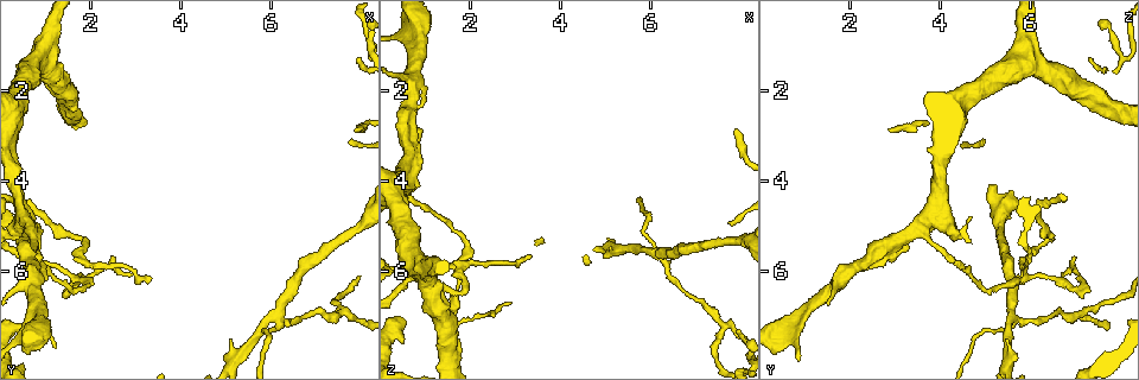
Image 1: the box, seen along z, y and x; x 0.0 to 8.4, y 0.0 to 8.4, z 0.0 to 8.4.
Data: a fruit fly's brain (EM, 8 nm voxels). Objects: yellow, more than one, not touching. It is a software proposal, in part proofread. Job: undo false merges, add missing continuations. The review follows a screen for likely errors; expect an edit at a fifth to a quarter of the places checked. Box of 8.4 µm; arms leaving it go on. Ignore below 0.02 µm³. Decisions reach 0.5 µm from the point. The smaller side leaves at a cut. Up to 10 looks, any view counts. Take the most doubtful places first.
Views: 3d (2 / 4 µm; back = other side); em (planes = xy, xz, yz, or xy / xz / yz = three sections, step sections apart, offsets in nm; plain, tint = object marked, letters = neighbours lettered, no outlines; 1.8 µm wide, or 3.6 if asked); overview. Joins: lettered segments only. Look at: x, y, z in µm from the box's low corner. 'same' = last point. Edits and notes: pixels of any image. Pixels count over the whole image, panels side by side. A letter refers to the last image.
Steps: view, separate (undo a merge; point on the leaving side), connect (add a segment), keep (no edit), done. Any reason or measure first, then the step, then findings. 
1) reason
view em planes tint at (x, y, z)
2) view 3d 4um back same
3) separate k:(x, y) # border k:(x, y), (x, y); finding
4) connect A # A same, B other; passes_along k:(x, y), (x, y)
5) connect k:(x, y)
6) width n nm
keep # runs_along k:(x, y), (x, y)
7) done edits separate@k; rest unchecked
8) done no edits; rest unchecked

side arm on a straight run
view em planes letters at (7.50, 6.95, 7.10)

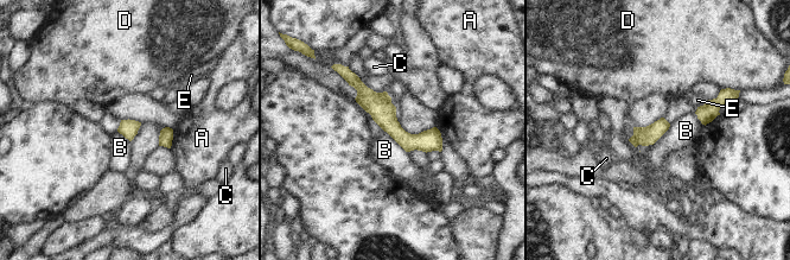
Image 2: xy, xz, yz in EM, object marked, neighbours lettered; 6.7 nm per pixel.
width 120 nm
keep # A other, B other, C other, D other, E other; runs_along 2:(348, 75), (407, 141), (439, 147); one neuron here

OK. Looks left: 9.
four arms meet
view 3d 4um at (0.65, 4.95, 3.65)

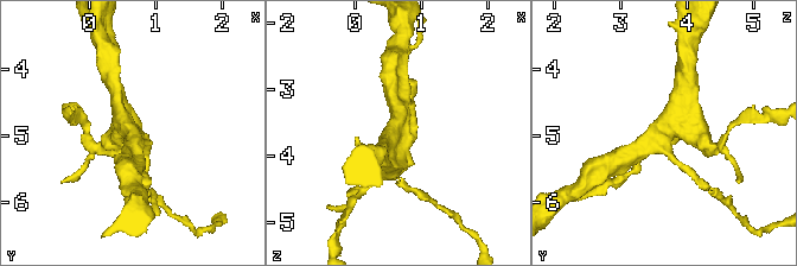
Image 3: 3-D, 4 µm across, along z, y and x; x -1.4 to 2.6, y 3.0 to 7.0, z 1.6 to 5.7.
view em planes plain at (0.65, 4.95, 3.65)

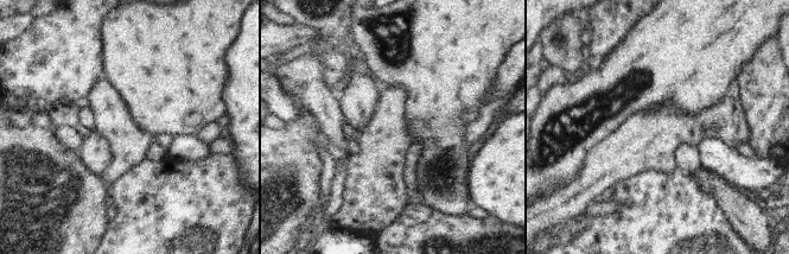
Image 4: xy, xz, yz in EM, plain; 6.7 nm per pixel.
view em planes letters same

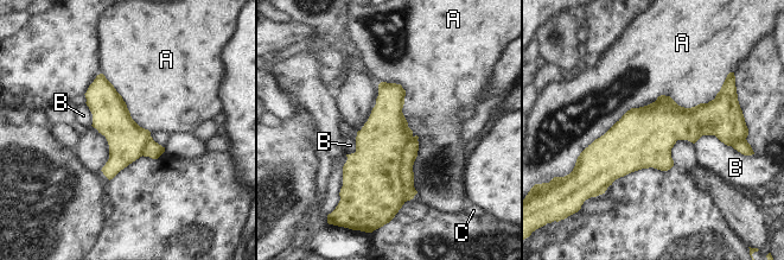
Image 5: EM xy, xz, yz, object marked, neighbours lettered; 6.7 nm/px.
separate 5:(409, 153) # A other, B other, C other; part_leaving 5:(414, 139), (408, 156), (409, 196); a second neuron is stuck on

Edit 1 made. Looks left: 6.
see it whole again
view overview

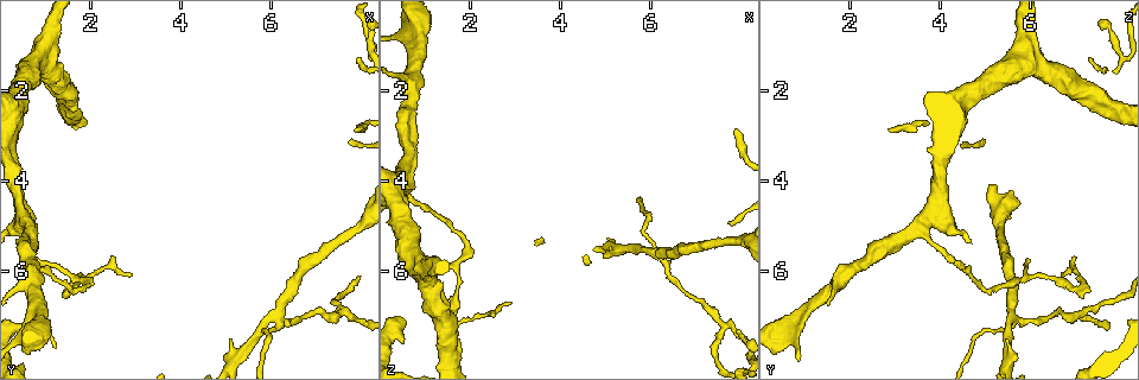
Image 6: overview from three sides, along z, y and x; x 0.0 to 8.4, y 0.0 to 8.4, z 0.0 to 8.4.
thick turns thin
view em yz step 16 tint at (6.20, 6.90, 5.65)

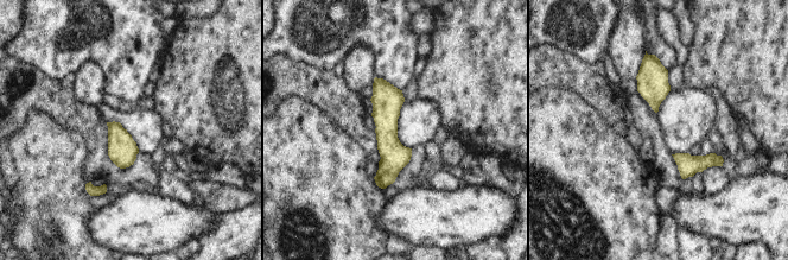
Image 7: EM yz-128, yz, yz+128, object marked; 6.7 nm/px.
another direction
view em xy step 16 letters same

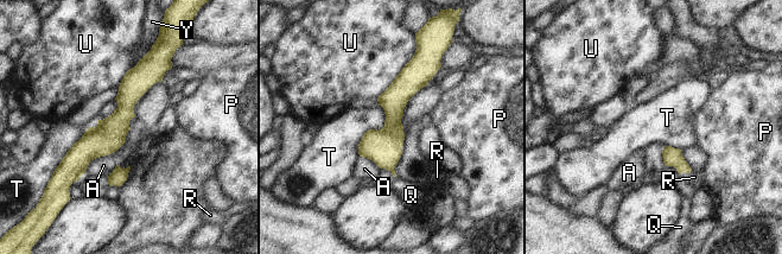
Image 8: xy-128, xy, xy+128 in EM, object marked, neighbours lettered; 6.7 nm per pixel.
width 190 nm
connect R # A other, P other, Q other, R same, T other, U other, Y other; passes_along 8:(673, 157), (686, 172), (694, 177); the neuron continues

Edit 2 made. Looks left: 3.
done edits separate@5, connect@8; rest unchecked

